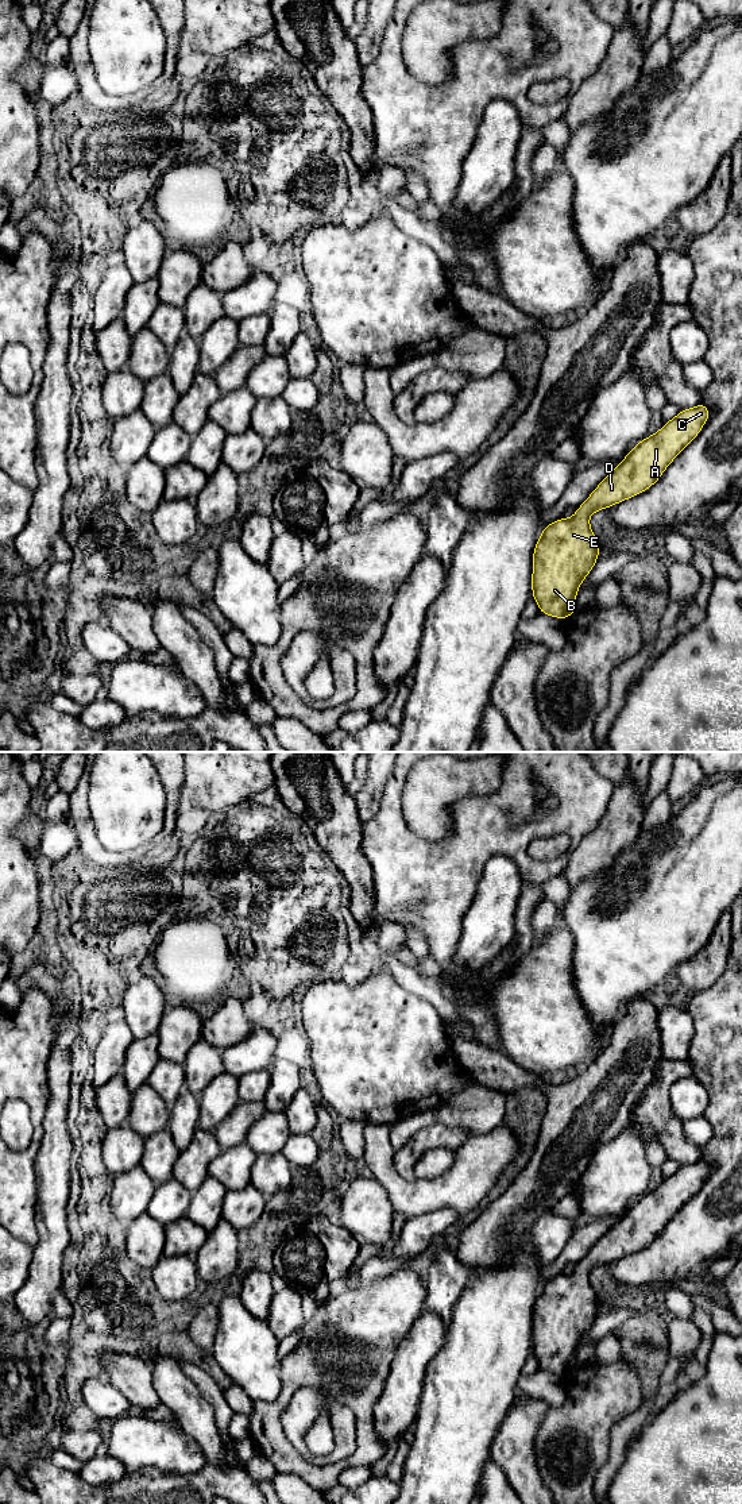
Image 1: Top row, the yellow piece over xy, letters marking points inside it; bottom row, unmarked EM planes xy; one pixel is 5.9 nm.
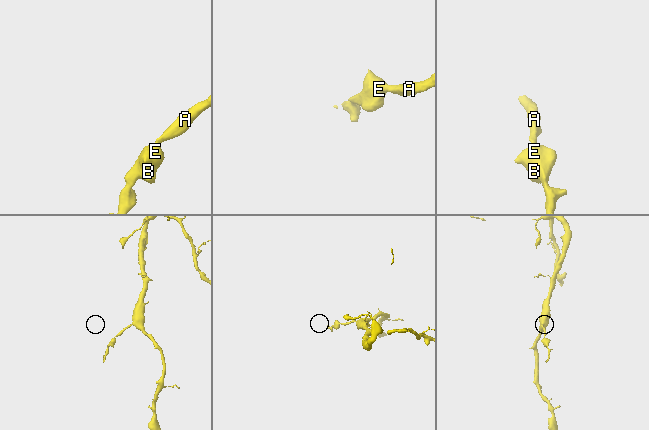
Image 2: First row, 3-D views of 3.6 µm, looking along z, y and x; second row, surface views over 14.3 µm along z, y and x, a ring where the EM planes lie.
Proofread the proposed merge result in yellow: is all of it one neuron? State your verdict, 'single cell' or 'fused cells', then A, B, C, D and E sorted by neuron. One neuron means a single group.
single cell; groups A B C D E

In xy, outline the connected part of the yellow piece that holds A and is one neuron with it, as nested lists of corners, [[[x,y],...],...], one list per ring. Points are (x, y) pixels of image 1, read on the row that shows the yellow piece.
[[[702,402],[646,436],[596,486],[569,518],[544,525],[533,549],[532,597],[540,613],[567,620],[576,609],[576,593],[599,558],[590,516],[652,487],[675,458],[700,433],[711,412]]]

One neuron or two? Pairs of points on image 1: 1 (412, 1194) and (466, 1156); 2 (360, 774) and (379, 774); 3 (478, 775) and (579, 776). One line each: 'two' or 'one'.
1: one
2: two
3: two

